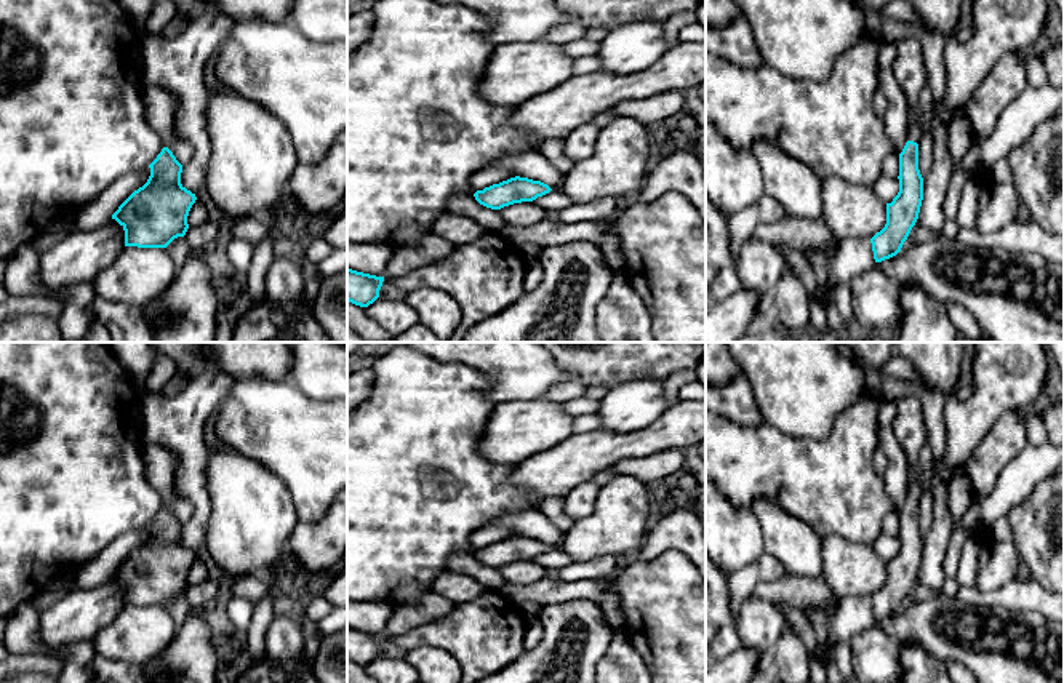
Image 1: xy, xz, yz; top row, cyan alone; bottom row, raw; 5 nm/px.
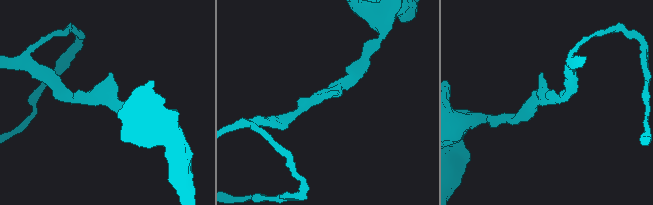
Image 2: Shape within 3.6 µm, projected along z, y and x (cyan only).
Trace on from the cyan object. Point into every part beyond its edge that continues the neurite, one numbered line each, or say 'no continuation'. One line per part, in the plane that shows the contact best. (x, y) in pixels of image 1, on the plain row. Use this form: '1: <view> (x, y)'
1: xz (533, 523)

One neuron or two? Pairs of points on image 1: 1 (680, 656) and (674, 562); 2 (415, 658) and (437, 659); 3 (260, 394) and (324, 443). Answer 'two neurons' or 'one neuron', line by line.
1: one neuron
2: one neuron
3: one neuron

